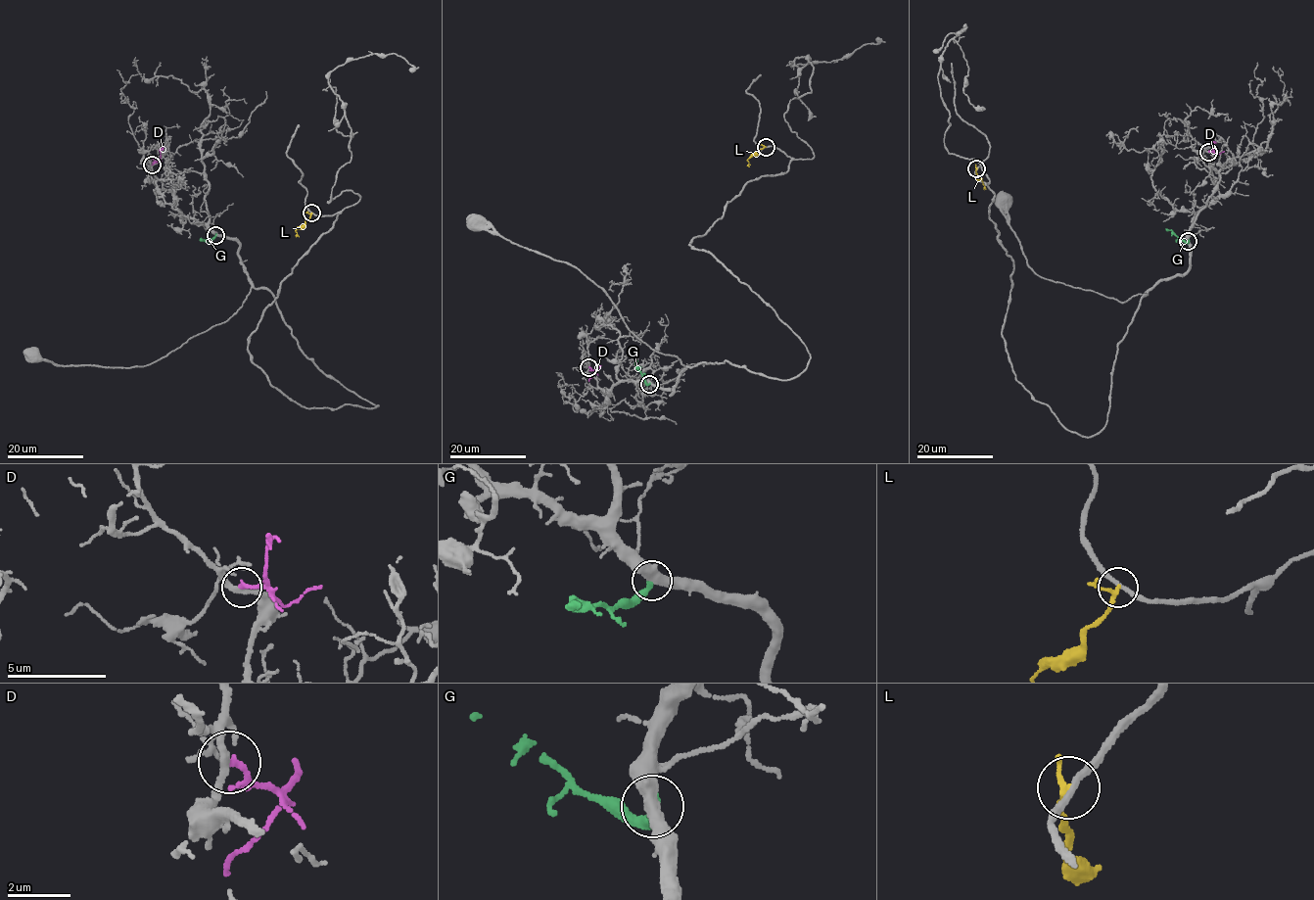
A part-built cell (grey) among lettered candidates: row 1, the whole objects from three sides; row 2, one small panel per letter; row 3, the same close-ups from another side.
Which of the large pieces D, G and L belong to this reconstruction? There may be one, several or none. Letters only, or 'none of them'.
D

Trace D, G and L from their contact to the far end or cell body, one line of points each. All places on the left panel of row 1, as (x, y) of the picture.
D: (152, 165), (164, 148)
G: (215, 235), (211, 240), (201, 240)
L: (311, 213), (295, 231), (296, 237)

